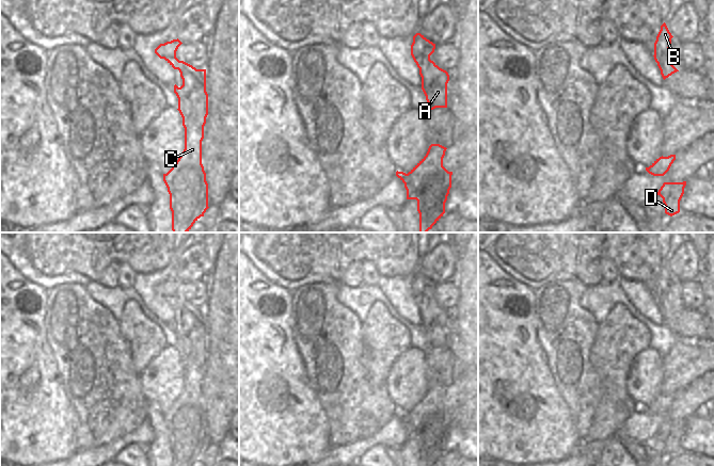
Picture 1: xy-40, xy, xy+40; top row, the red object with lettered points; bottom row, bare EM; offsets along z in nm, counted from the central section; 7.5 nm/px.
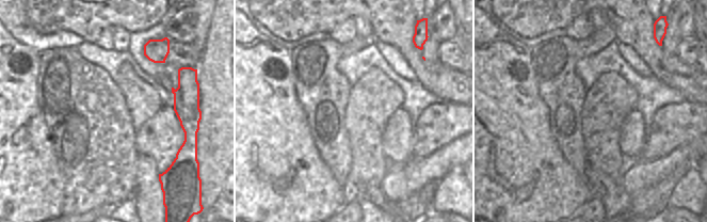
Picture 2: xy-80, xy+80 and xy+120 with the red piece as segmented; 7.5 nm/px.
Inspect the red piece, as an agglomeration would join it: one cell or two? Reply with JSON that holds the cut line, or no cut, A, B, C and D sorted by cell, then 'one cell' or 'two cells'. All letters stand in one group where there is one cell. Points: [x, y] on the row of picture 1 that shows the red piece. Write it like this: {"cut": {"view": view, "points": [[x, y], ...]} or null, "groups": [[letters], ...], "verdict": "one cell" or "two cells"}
{"cut": {"view": "xy", "points": [[434, 45], [430, 45], [416, 63]]}, "groups": [["A", "C", "D"], ["B"]], "verdict": "two cells"}

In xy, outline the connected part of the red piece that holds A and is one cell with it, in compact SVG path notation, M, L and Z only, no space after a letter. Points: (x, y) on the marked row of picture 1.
M429 46L422 60L416 63L422 77L422 90L428 102L428 110L435 108L447 108L447 83L449 75L440 68L430 55L434 52L435 46Z

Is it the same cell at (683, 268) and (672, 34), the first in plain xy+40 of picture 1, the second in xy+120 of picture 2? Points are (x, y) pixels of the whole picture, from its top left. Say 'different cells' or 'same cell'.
different cells

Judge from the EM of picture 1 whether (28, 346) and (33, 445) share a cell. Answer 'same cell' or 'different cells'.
same cell

